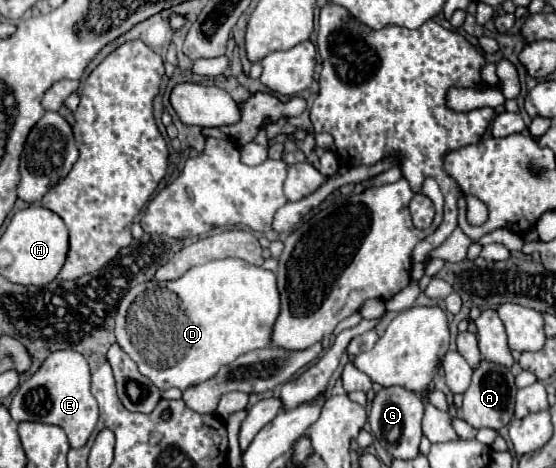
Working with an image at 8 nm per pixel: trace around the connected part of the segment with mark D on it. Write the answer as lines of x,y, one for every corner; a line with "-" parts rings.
229,257
197,265
175,281
147,281
133,287
117,307
114,333
121,349
159,389
177,387
185,391
213,379
223,365
229,365
239,355
269,347
279,309
281,303
275,273
249,265
243,259

